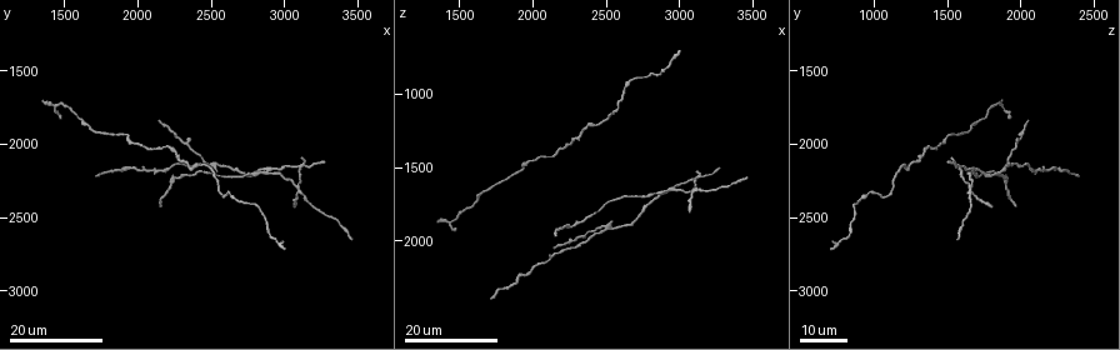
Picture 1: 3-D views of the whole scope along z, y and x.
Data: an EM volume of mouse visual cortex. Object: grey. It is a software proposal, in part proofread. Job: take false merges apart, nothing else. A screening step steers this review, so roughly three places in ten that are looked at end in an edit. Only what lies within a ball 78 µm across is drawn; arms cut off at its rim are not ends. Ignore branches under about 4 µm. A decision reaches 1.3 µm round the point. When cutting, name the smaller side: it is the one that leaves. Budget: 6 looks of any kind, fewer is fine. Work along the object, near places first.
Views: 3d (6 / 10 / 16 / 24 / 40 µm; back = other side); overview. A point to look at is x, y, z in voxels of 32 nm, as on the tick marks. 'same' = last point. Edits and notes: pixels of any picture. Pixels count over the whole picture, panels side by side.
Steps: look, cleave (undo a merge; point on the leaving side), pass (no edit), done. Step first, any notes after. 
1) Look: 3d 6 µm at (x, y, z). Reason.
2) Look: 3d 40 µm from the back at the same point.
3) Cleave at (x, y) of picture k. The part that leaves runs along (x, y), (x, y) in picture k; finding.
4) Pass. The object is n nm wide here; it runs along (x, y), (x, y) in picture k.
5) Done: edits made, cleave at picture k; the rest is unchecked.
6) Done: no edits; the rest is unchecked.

Look: 3d 24 µm at (3100, 2320, 1660). Thin arm on a thick one.

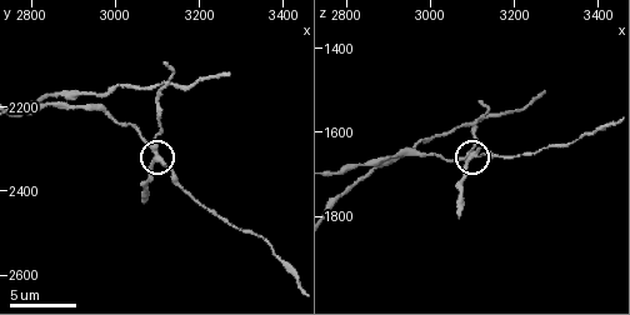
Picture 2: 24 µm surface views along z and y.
Look: 3d 10 µm at (3095, 2325, 1655).

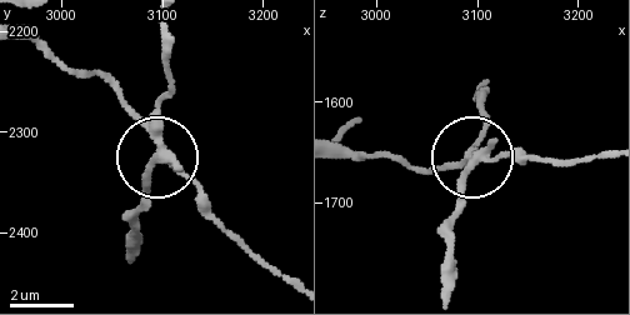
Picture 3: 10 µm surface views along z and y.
Look: 3d 10 µm from the back at (3100, 2326, 1656).

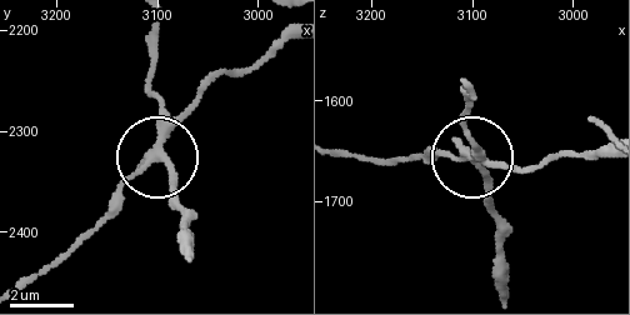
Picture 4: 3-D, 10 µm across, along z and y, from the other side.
Cleave at (173, 178) of picture 4. The side arm is 6 µm long; the part that leaves runs along (163, 140), (163, 110), (153, 91), (155, 21) in picture 4; a second neuron is stuck on.

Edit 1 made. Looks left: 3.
Look: 3d 24 µm at (1540, 1760, 1760).

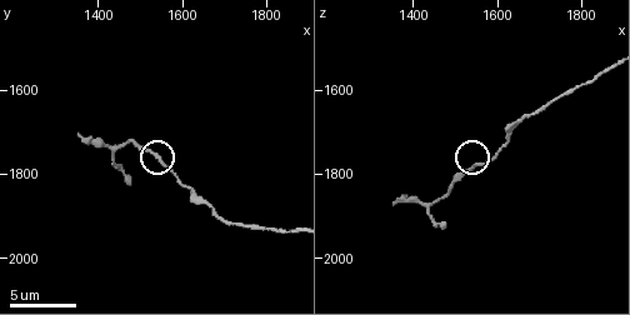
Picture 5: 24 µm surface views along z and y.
Look: 3d 6 µm at (1550, 1760, 1780).

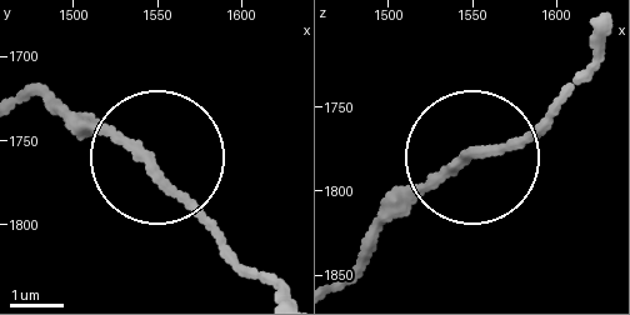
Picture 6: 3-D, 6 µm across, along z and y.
Pass. It runs along (274, 286), (153, 161), (54, 94) in picture 6; continuous, no second neuron.

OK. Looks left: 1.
Done: edits made, cleave at picture 4; the rest is unchecked.

